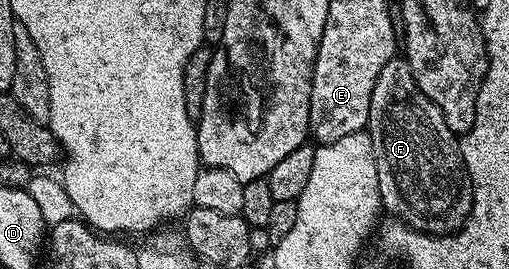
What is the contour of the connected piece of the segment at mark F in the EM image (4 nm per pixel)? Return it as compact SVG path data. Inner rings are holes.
M406 58L390 59L385 69L381 69L373 85L365 130L370 135L375 150L382 210L386 214L388 211L391 214L388 216L394 217L398 222L429 235L450 235L458 231L471 212L471 178L467 176L463 155L459 151L460 140L449 129L449 125L445 125L441 109L437 109L437 105L419 91L413 69L407 64Z

